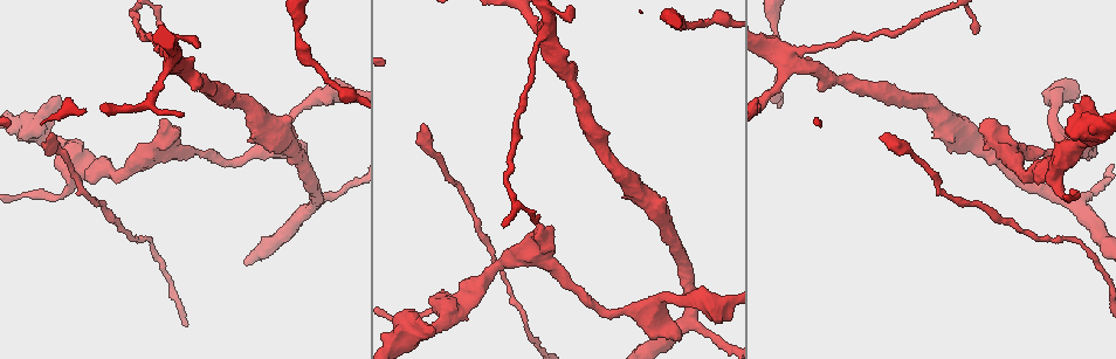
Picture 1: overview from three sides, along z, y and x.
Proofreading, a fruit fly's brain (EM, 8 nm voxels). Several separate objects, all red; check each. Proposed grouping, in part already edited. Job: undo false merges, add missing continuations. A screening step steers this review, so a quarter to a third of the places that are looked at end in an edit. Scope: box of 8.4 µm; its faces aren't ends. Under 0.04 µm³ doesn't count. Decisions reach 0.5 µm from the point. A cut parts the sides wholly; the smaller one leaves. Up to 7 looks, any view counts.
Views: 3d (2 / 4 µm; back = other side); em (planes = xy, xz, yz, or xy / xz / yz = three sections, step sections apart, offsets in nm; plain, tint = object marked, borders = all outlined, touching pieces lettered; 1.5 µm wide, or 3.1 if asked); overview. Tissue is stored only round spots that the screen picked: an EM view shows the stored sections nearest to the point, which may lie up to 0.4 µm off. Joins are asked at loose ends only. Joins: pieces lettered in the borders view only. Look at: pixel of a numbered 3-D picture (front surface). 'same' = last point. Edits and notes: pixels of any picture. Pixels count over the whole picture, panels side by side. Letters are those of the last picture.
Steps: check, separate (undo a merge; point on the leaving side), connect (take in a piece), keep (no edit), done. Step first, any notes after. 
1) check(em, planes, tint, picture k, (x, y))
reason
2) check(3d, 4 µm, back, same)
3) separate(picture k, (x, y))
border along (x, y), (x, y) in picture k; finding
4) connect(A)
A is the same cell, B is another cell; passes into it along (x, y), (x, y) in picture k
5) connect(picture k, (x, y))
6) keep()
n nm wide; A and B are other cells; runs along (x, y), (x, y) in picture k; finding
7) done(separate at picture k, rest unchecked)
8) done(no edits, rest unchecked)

check(em, planes, tint, picture 1, (545, 36))
four arms meet

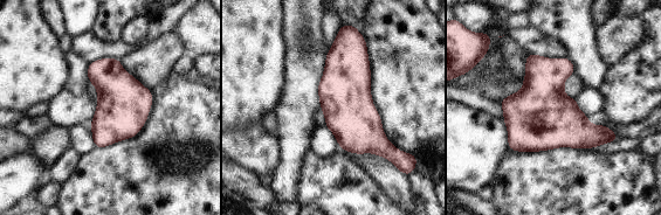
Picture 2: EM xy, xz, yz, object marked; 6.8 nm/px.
check(em, planes, borders, same)

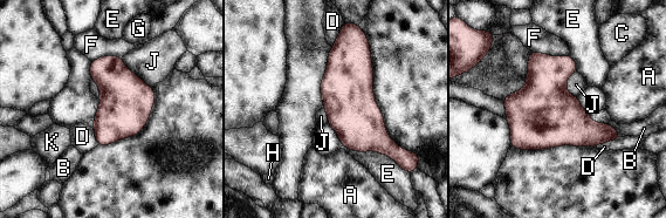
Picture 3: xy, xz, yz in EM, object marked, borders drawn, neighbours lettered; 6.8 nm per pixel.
keep()
360 nm wide; A, B, C, D, E, F, G, H, J and K are other cells; border along (122, 56), (122, 61), (152, 88) in picture 3; continuous, no second neuron

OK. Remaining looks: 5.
check(3d, 2 µm, picture 1, (297, 36))
narrows sharply

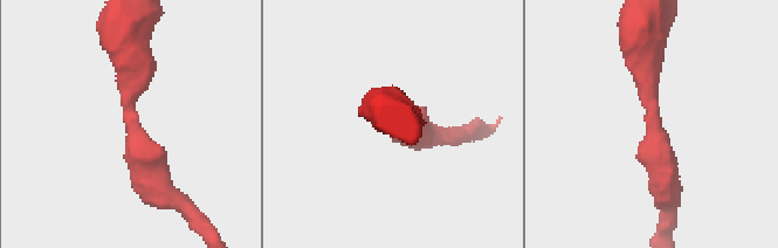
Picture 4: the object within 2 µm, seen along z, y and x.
check(em, planes, plain, picture 4, (652, 118))
arms of 180, 340 nm; shape alone is not enough

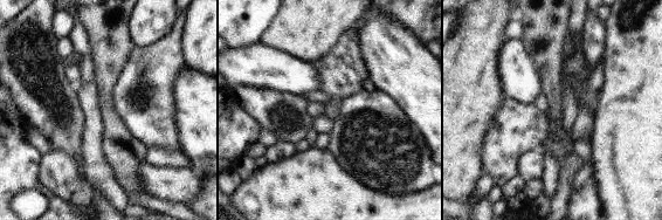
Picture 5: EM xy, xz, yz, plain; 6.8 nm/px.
check(em, planes, borders, same)

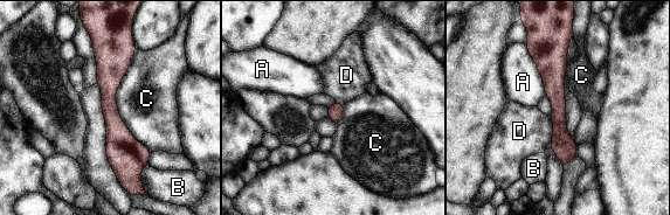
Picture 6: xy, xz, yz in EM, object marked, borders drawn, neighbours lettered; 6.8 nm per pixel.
keep()
110 nm wide; A, B, C and D are other cells; runs along (103, 42), (126, 180) in picture 6; continuous, no second neuron

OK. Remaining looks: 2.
check(em, planes, borders, picture 1, (166, 121))
branch stops here

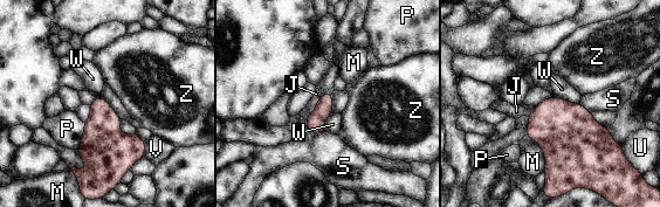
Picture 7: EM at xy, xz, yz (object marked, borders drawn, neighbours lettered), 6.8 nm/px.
keep()
J, M, P, S, U, V, W and Z are other cells; none of them fits

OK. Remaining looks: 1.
done(no edits, rest unchecked)

